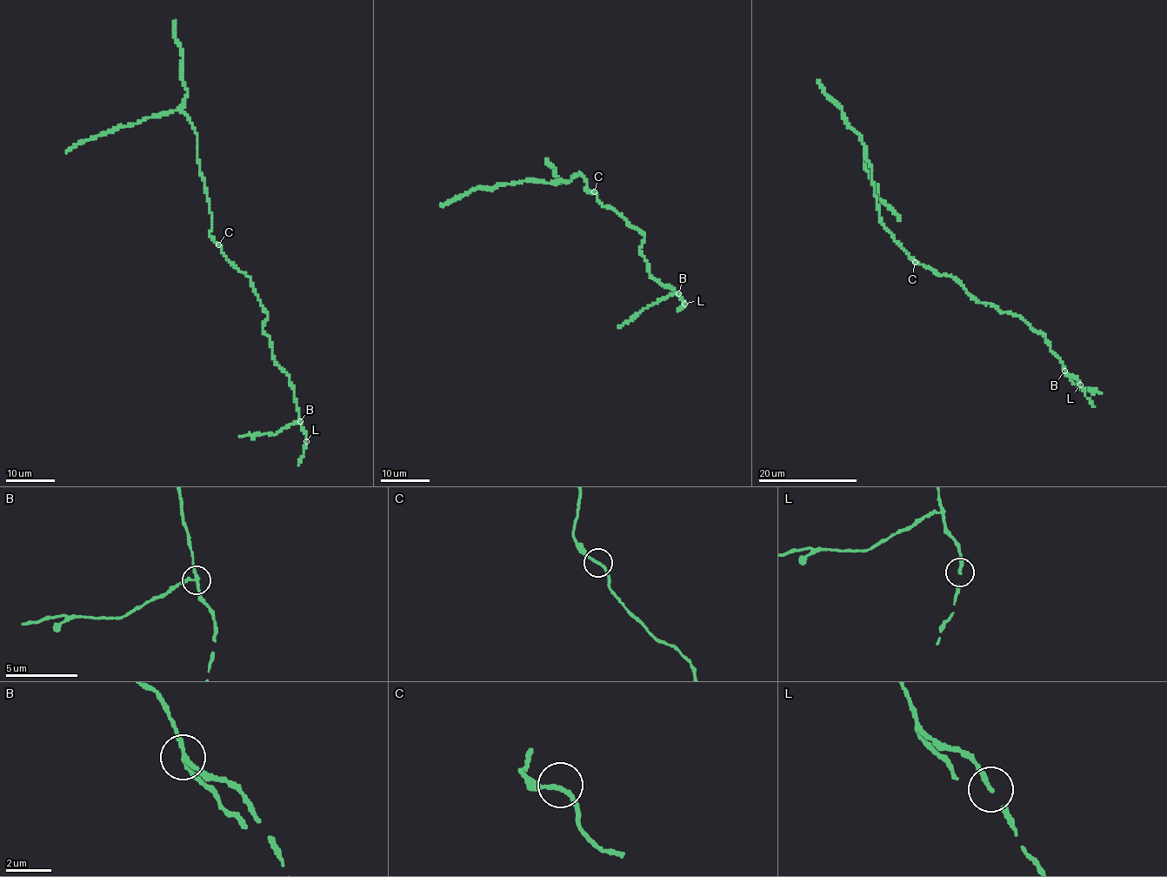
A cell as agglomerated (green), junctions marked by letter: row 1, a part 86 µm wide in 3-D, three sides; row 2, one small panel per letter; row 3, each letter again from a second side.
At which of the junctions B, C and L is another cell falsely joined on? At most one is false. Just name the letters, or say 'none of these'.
B

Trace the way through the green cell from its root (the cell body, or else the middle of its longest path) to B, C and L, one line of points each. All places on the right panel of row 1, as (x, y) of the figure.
B: (927, 266), (936, 273), (951, 276), (977, 301), (1017, 315), (1043, 334), (1064, 371)
C: (927, 266), (915, 262)
L: (927, 266), (936, 273), (951, 276), (977, 301), (1017, 315), (1043, 334), (1063, 370), (1081, 384)

